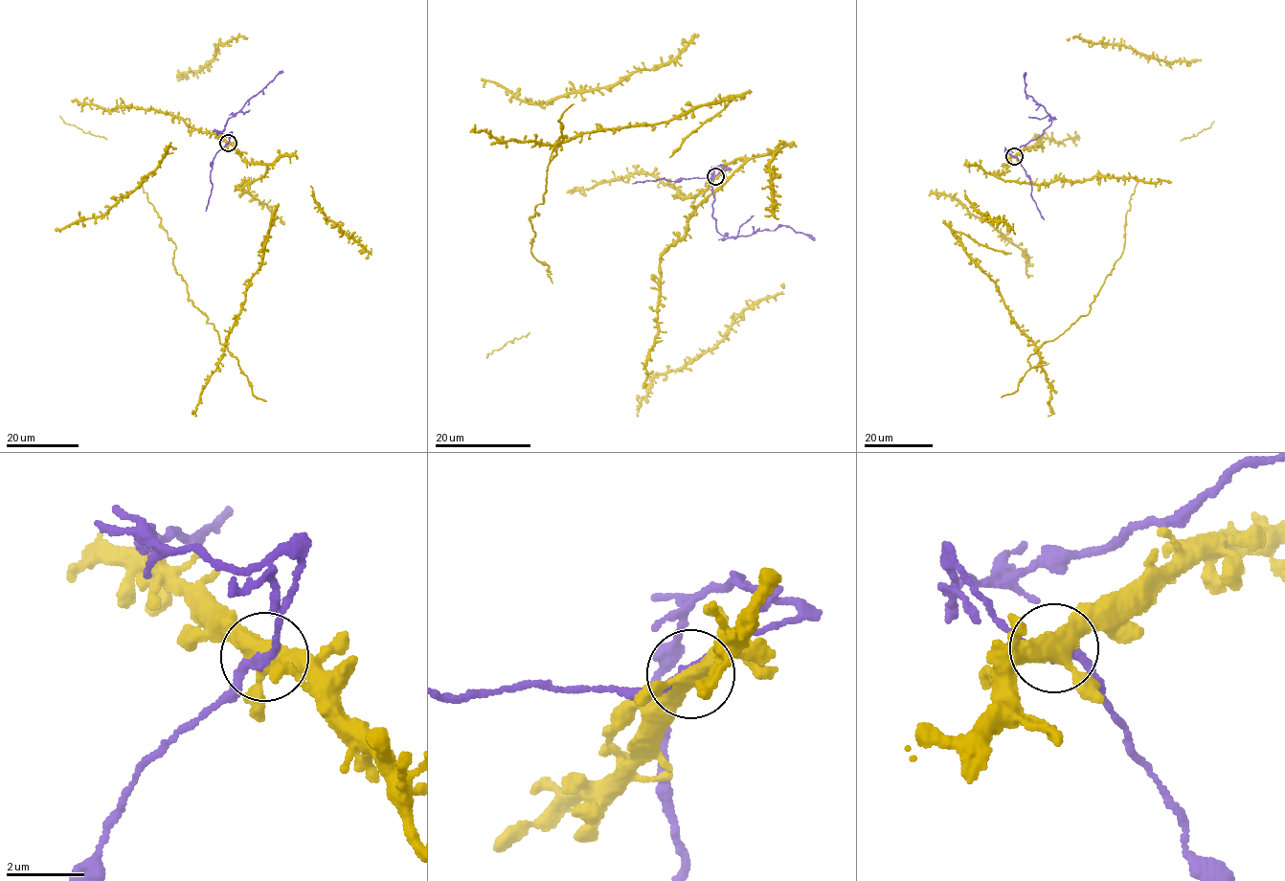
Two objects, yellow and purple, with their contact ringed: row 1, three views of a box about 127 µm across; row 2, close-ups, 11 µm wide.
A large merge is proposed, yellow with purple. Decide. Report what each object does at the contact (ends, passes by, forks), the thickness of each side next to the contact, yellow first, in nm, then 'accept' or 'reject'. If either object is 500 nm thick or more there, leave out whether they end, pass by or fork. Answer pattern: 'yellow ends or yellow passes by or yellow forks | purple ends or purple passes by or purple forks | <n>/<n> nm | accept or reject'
yellow forks | purple passes by | 400/180 nm | reject

